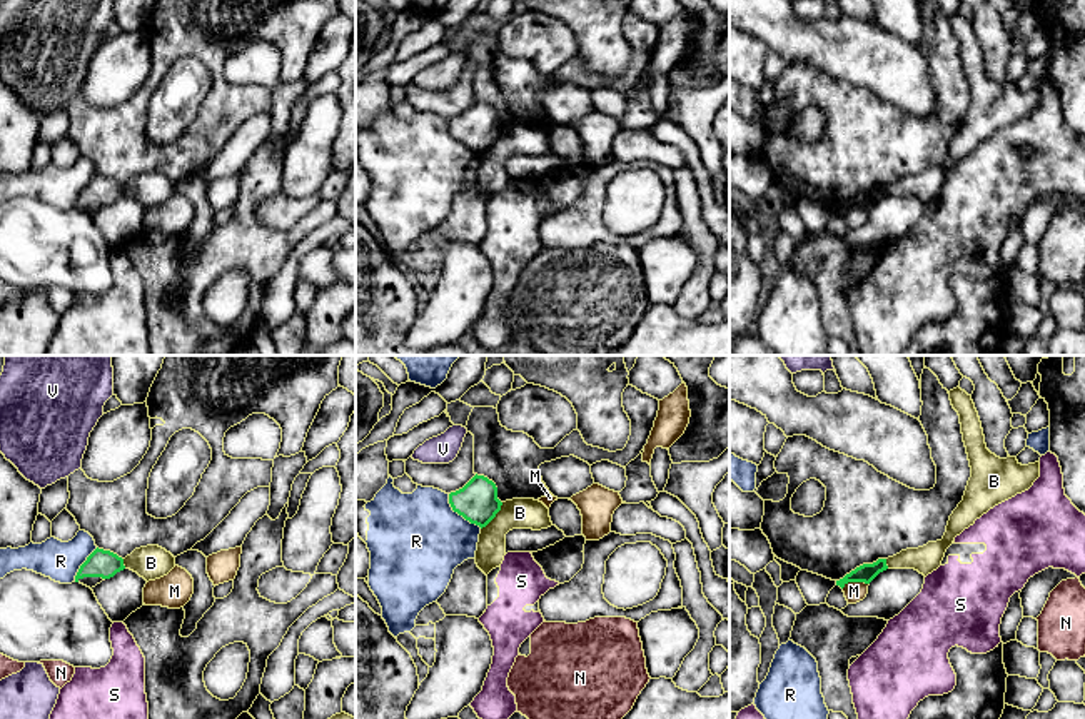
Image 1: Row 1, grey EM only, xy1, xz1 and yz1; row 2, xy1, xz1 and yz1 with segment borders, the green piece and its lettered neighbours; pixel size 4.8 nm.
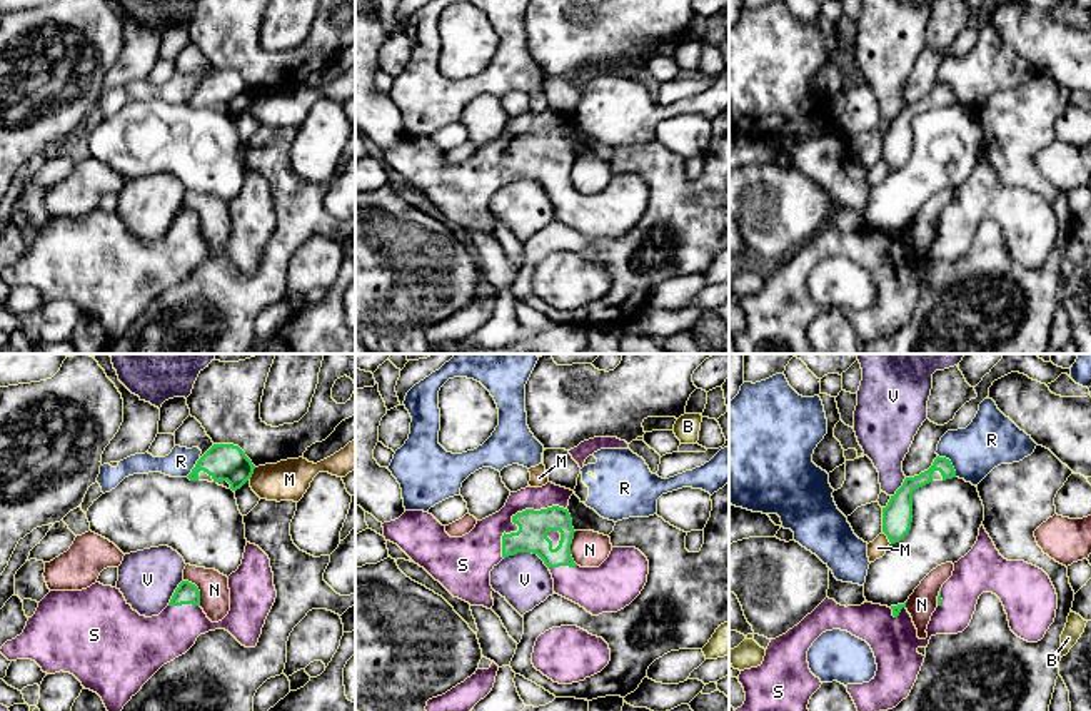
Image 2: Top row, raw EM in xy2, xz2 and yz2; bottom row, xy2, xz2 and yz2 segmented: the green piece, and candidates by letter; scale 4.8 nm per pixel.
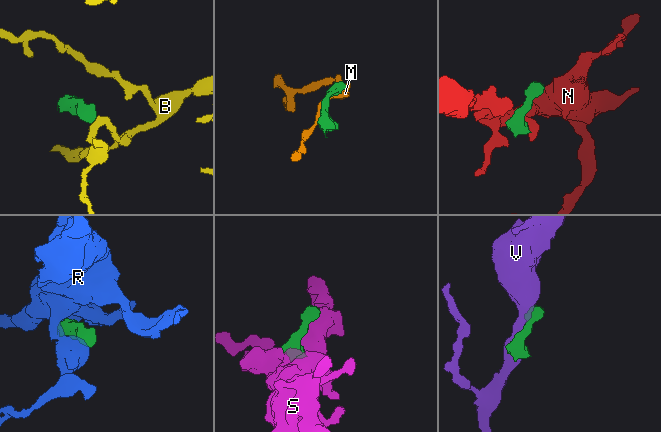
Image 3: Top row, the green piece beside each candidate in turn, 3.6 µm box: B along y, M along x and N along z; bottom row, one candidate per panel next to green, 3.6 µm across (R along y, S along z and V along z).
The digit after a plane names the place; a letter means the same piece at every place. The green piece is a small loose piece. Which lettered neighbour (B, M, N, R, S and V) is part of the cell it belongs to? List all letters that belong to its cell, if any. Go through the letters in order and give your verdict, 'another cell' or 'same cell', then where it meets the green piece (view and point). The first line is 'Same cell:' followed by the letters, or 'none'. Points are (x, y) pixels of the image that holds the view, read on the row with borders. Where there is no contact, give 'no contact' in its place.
Same cell: S
B: another cell | xz1 (494, 516)
M: another cell | yz1 (855, 581)
N: another cell | xz2 (569, 548)
R: another cell | xz1 (459, 514)
S: same cell | xz2 (516, 514)
V: another cell | xz2 (527, 551)

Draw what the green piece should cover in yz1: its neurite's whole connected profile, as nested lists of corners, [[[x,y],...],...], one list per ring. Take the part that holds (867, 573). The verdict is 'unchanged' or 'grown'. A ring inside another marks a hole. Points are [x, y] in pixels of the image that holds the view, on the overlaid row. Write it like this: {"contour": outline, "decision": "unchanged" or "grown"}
{"contour": [[[878,559],[873,564],[863,564],[860,567],[856,567],[850,574],[846,574],[843,579],[836,581],[836,586],[840,586],[843,589],[848,582],[870,584],[880,572],[883,572],[886,569],[888,569],[886,559]]], "decision": "unchanged"}

